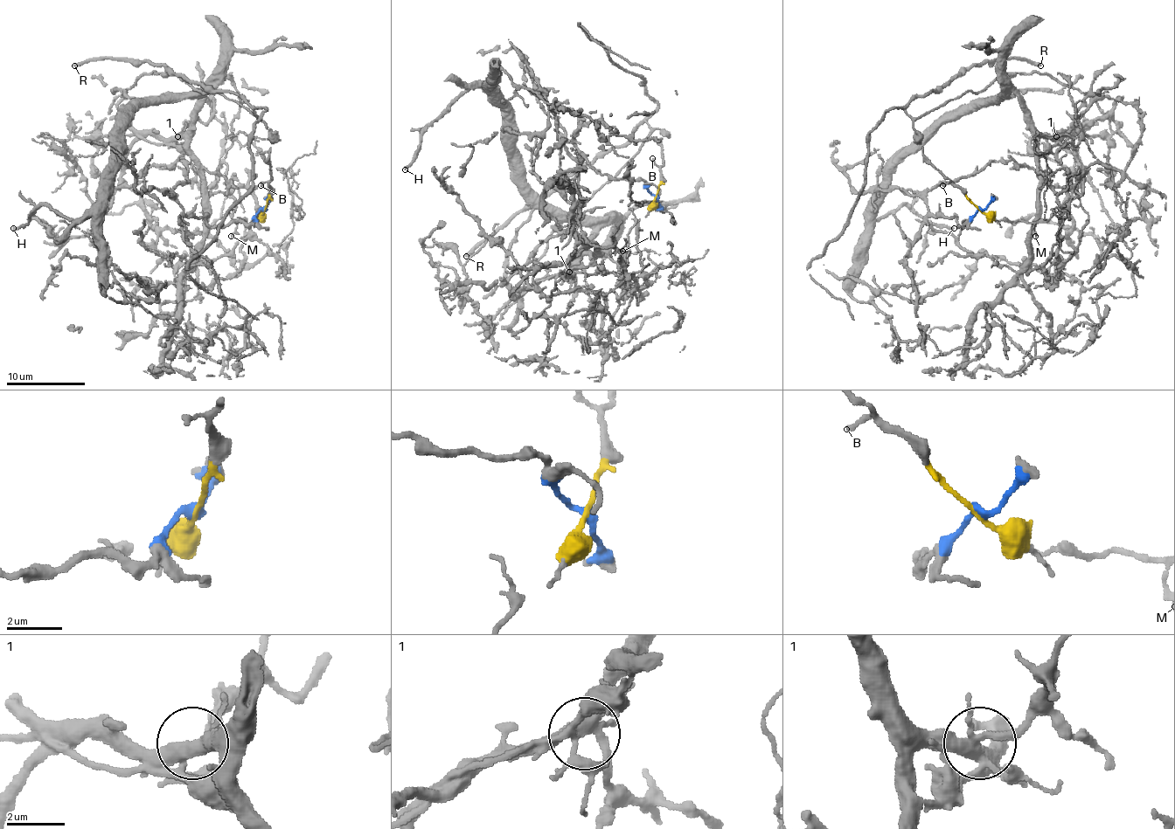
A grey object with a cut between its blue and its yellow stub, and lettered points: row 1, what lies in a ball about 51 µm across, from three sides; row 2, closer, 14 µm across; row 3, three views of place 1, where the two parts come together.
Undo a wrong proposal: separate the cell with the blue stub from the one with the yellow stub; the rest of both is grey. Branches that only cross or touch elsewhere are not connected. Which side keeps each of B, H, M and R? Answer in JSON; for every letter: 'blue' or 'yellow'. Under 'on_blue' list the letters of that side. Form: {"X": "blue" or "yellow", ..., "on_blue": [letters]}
{"B": "yellow", "H": "blue", "M": "blue", "R": "yellow", "on_blue": ["H", "M"]}

